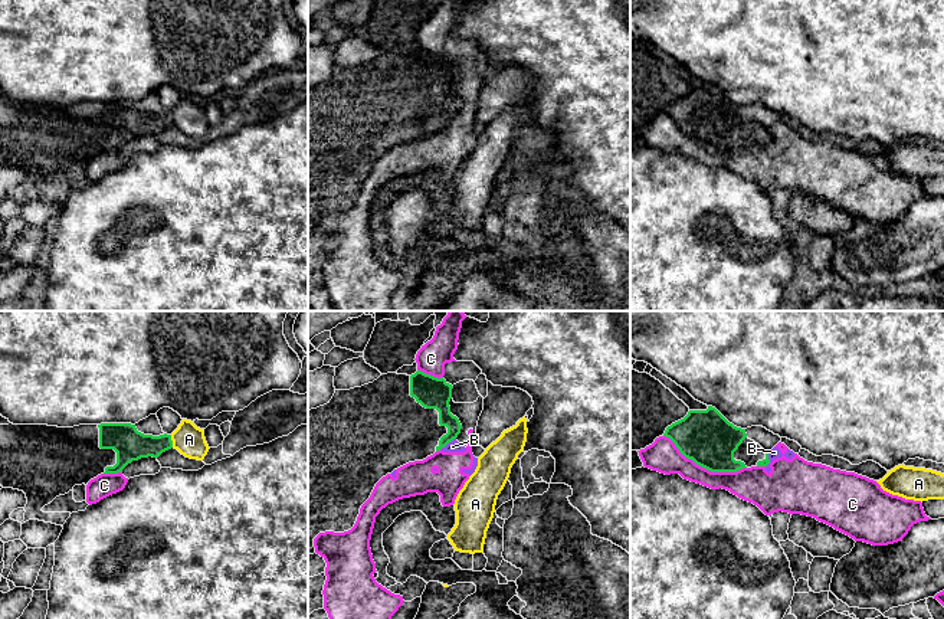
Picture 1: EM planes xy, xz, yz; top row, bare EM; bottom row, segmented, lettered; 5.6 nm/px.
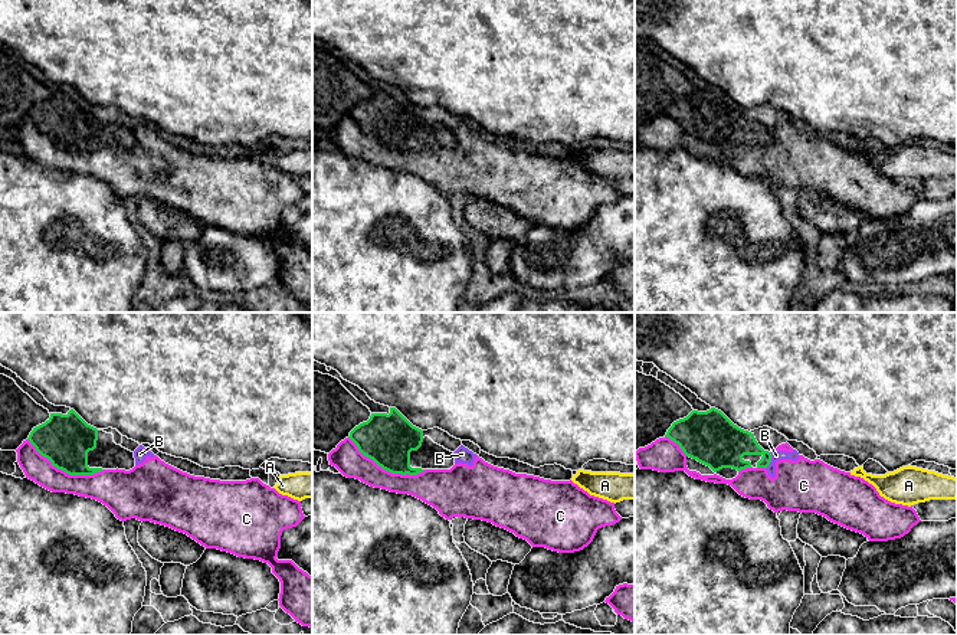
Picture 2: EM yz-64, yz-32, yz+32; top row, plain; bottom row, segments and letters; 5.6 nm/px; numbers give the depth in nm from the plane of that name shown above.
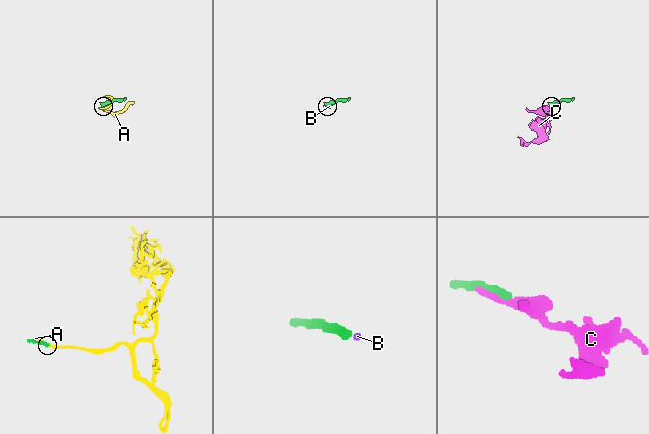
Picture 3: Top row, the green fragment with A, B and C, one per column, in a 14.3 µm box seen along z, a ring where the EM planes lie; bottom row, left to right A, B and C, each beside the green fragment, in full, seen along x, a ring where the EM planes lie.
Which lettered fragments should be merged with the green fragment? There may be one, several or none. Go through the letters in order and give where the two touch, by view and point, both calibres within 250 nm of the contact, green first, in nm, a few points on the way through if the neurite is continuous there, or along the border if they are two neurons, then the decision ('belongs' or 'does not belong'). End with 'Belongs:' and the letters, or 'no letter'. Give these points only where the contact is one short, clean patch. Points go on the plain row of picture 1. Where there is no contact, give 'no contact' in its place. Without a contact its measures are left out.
A: contact xy (171, 118); calibres 180 and 170 nm; does not belong
B: contact xz (446, 121); calibres 110 and 60 nm; border xz (455, 115), (439, 127); does not belong
C: contact yz (704, 144); calibres 300 and 180 nm; does not belong
Belongs: no letter

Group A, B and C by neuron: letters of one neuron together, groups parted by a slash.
A / B C

